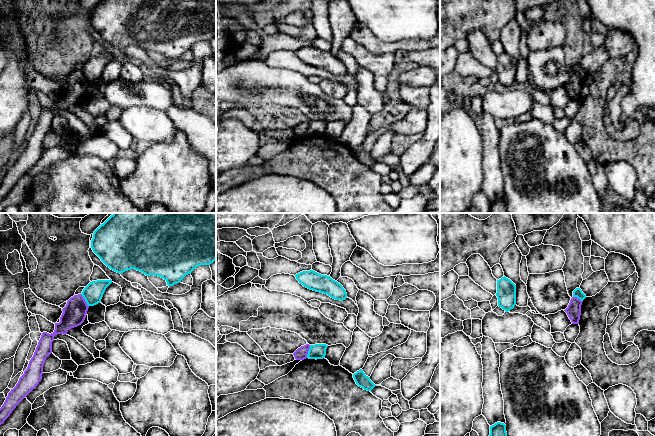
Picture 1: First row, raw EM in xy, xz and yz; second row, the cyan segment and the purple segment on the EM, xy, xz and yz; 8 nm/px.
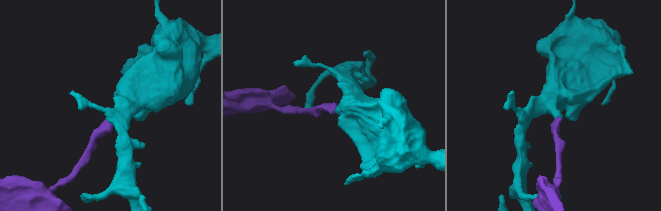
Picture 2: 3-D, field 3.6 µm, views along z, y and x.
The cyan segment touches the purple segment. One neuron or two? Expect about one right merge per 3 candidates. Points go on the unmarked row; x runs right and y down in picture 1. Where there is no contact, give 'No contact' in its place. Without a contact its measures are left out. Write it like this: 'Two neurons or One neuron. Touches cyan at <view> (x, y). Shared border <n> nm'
Two neurons. Touches cyan at xz (308, 127). Shared border 110 nm

